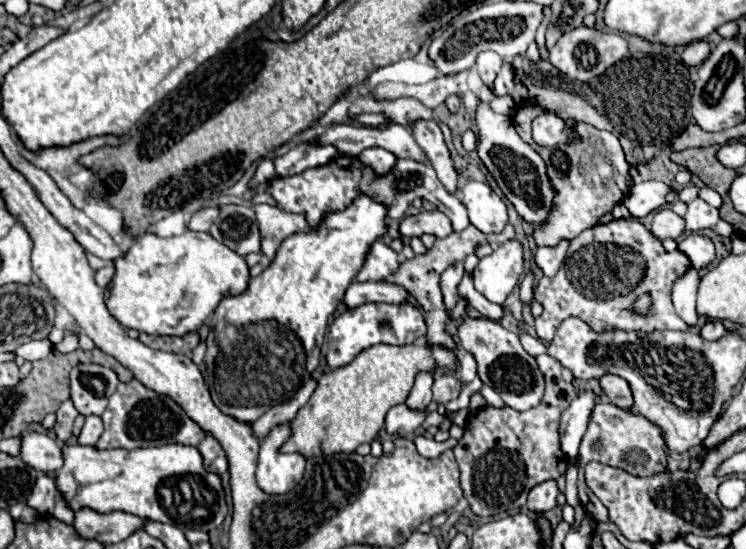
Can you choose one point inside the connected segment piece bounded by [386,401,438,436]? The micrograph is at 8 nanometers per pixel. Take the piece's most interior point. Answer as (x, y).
(401, 420)

